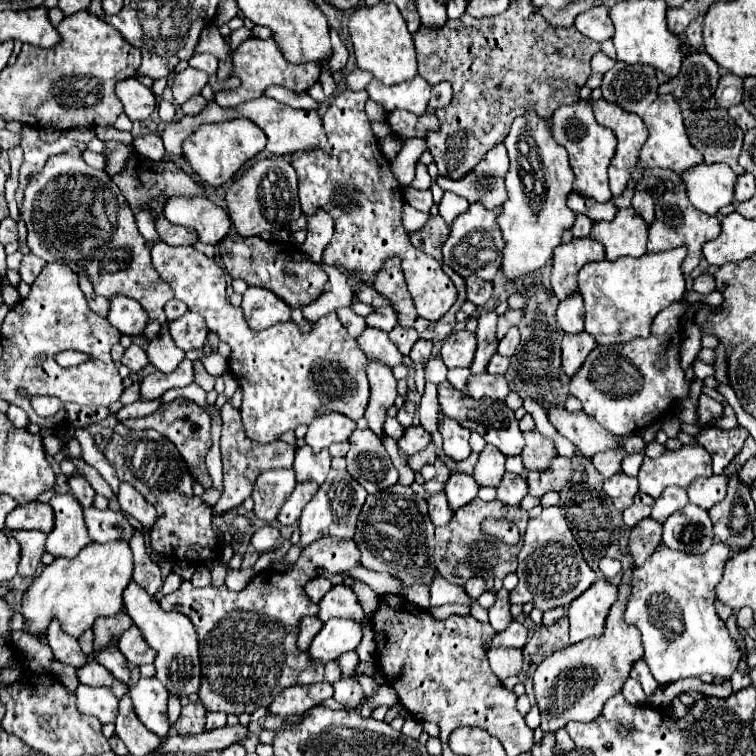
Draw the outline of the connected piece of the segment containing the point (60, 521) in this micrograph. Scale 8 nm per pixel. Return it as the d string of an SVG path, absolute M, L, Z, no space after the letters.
M53 496L49 504L55 510L55 528L47 536L45 552L75 558L91 542L83 520L83 508L73 496Z

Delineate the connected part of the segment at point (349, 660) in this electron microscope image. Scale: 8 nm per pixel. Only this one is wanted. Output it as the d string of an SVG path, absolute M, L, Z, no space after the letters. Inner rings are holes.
M347 652L347 654L339 656L335 662L337 662L339 668L341 668L341 678L351 678L355 666L359 664L359 658L357 658L357 652Z

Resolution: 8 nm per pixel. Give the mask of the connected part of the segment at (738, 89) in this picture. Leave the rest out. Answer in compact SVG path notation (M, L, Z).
M735 74L721 76L715 96L717 96L717 104L721 108L729 108L731 104L739 104L743 98L743 80Z

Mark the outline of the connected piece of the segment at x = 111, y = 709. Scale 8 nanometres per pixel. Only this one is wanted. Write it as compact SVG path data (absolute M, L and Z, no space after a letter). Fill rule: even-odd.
M79 684L75 694L79 712L95 716L101 724L115 722L119 714L119 700L109 688L93 688L87 684Z

